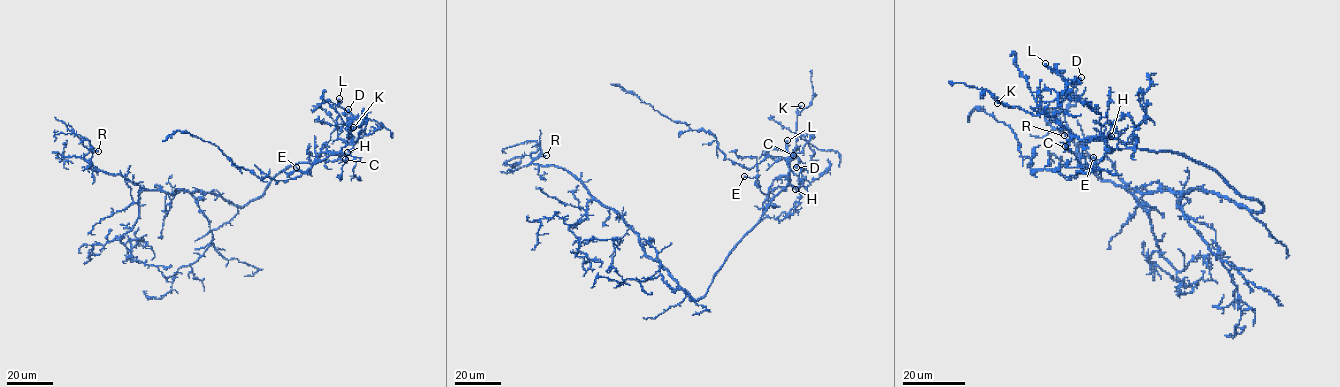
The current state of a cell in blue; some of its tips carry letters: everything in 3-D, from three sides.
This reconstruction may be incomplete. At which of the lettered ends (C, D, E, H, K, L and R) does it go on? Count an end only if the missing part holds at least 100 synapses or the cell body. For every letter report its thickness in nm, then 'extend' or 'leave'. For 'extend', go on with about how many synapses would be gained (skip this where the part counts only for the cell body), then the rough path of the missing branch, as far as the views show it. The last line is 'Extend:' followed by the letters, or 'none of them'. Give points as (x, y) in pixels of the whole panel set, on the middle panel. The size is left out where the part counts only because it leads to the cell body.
C: 550 nm thick; leave
D: 500 nm thick; leave
E: 150 nm thick; leave
H: 320 nm thick; leave
K: 180 nm thick; leave
L: 360 nm thick; leave
R: 260 nm thick; leave
Extend: none of them

